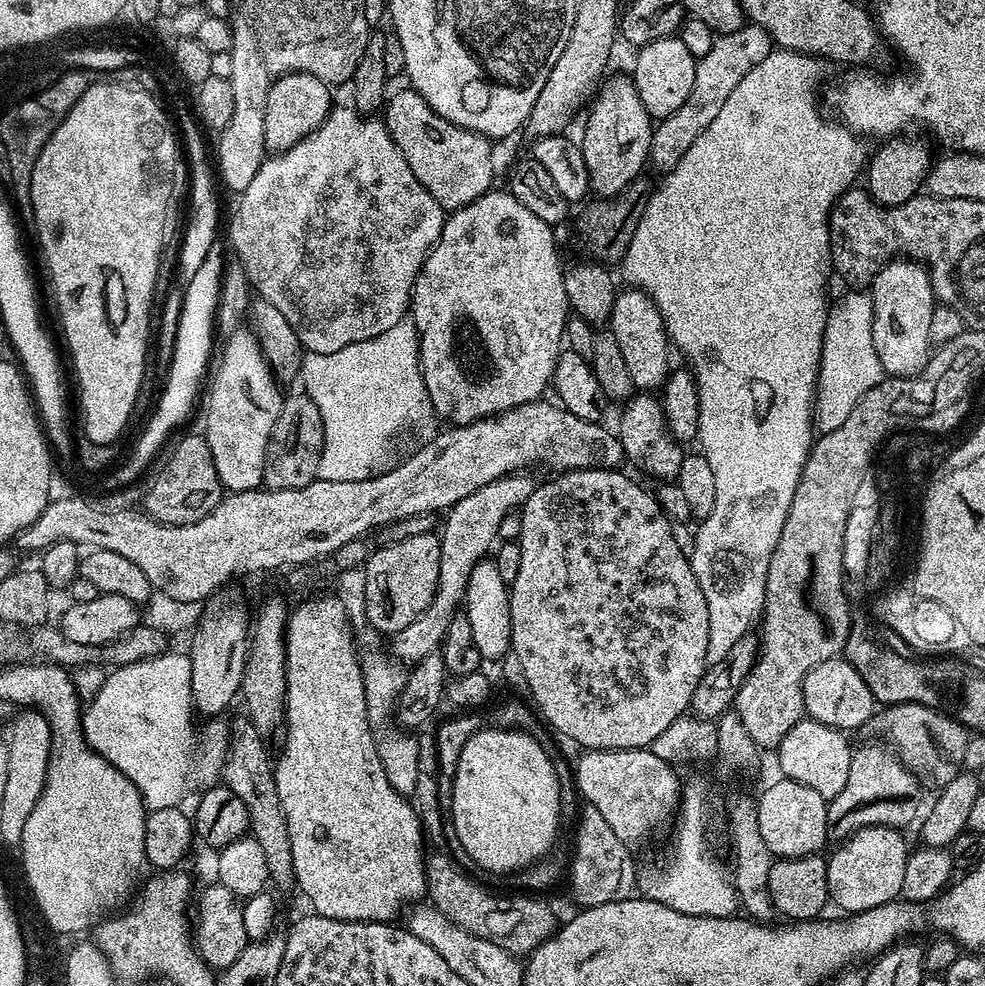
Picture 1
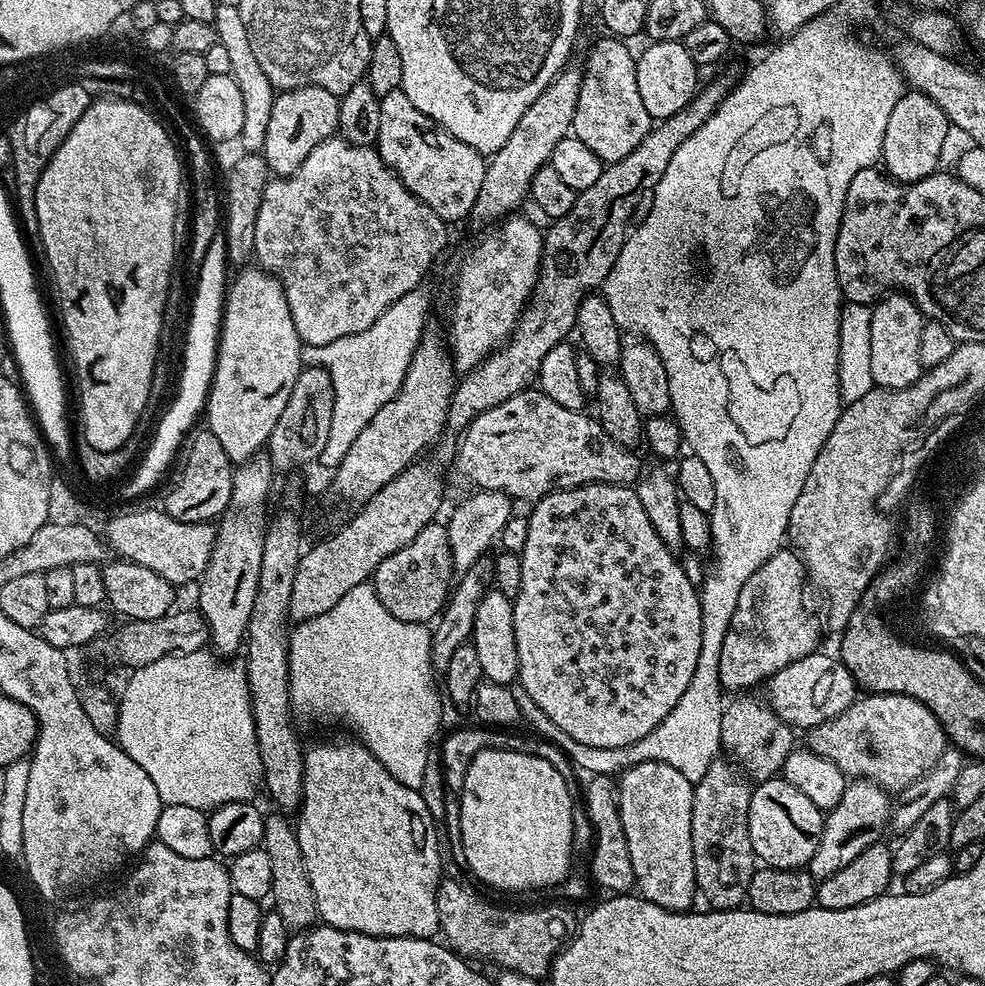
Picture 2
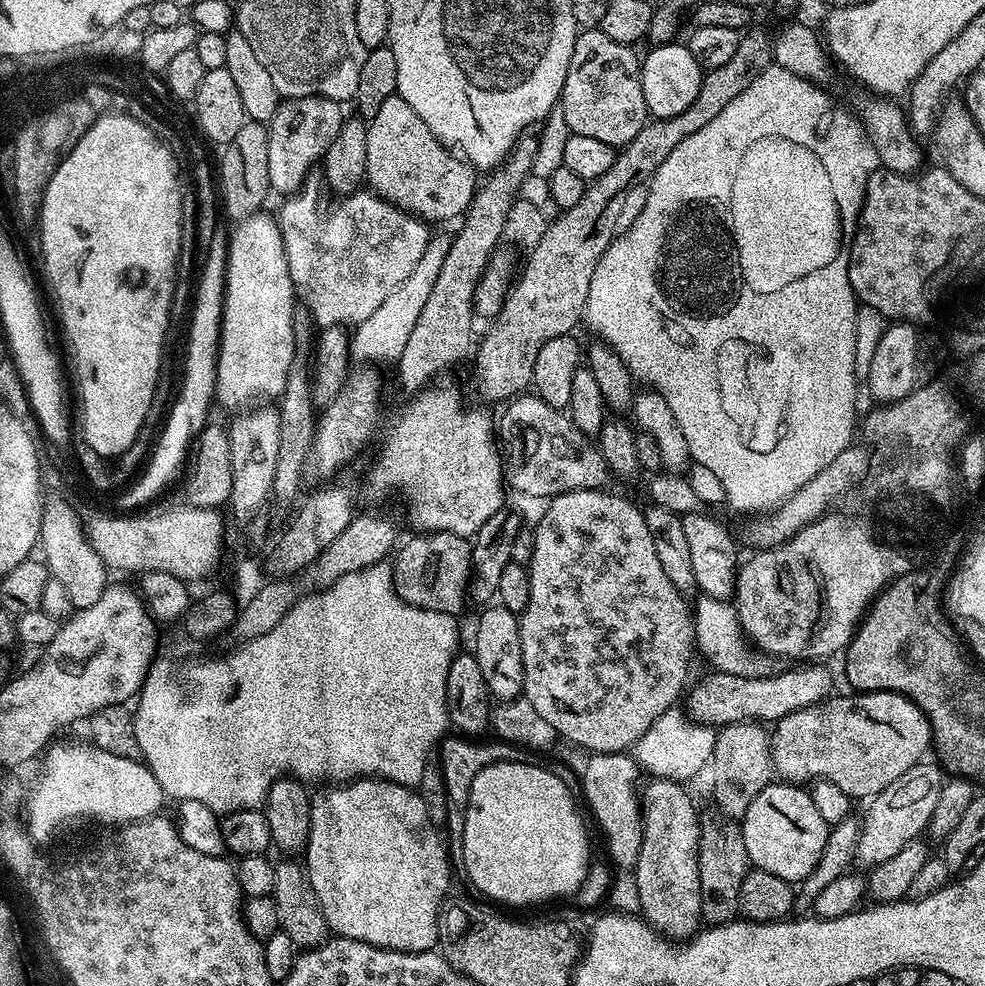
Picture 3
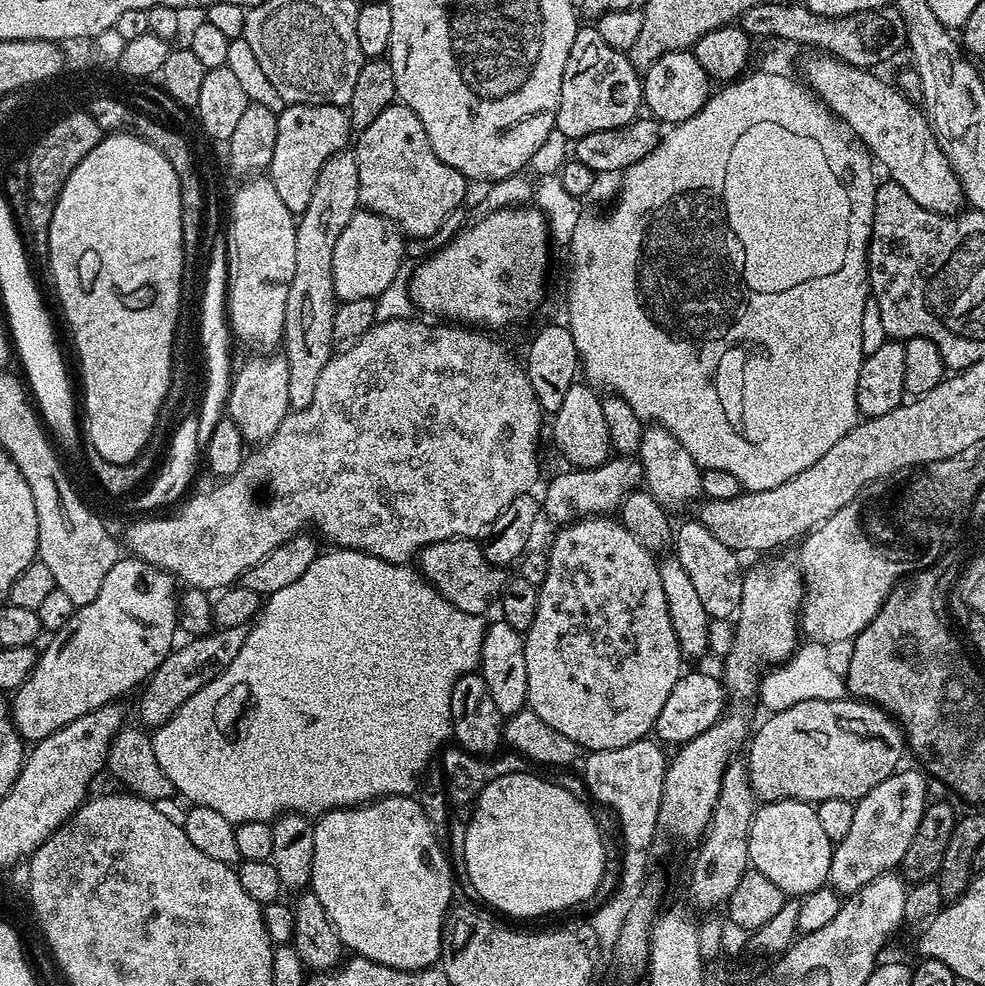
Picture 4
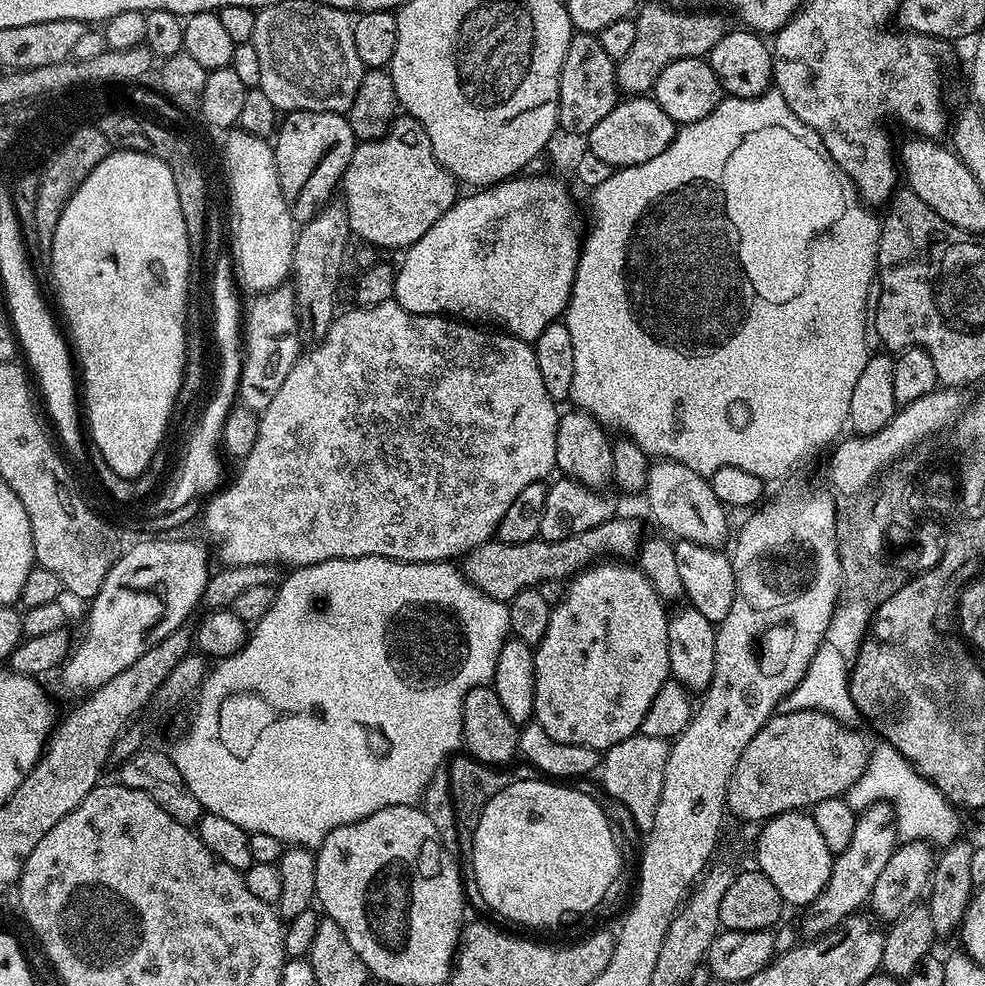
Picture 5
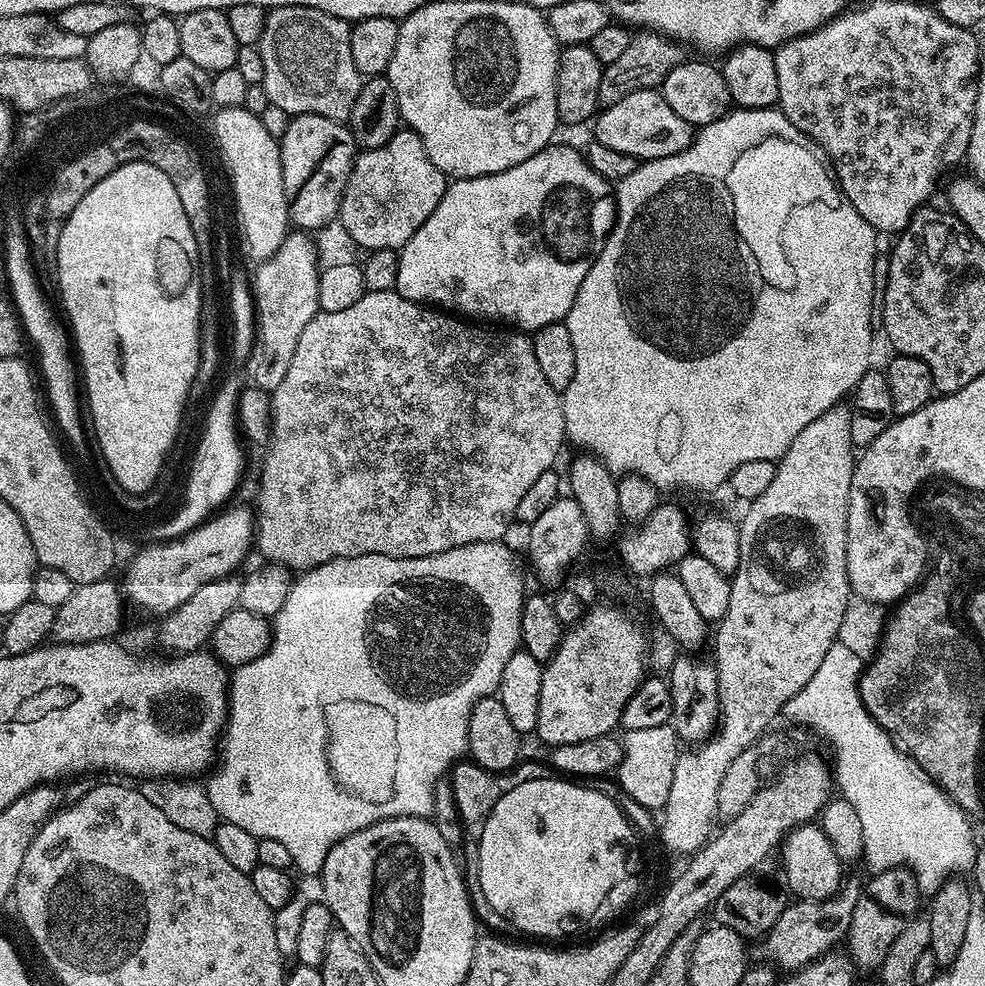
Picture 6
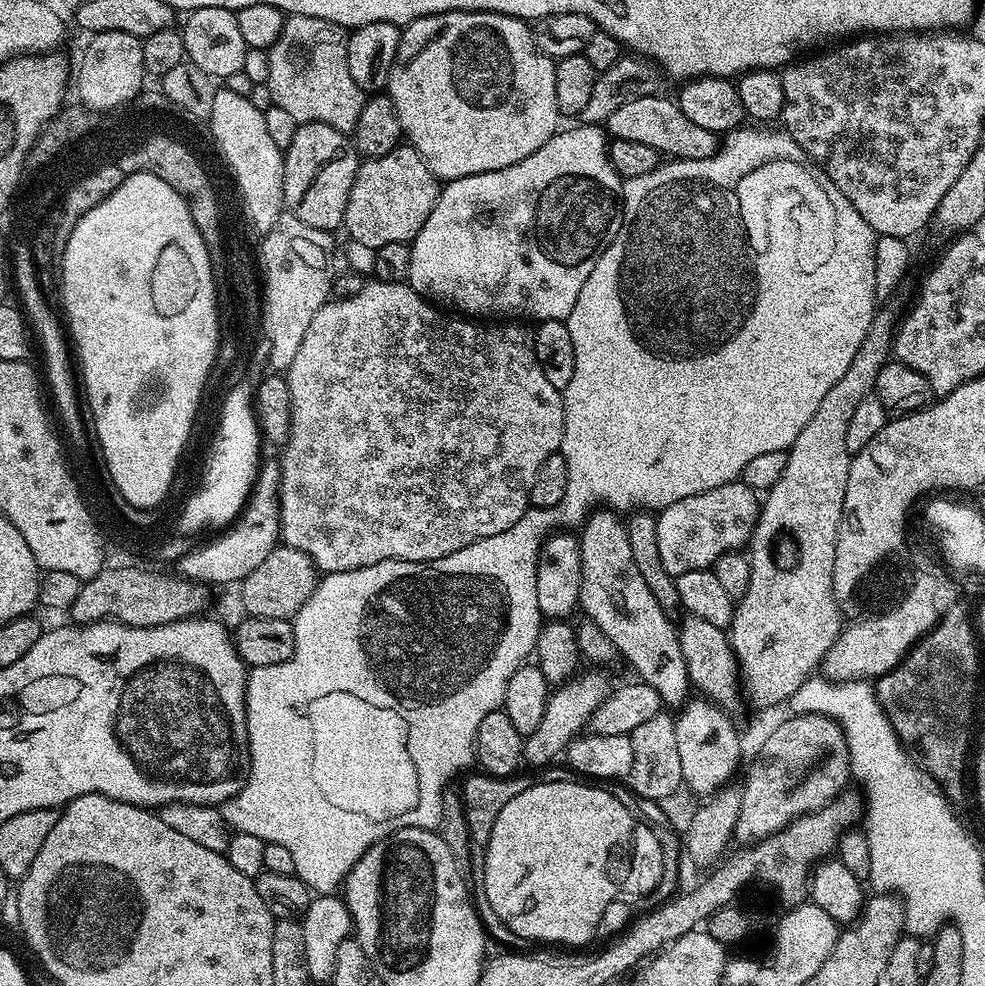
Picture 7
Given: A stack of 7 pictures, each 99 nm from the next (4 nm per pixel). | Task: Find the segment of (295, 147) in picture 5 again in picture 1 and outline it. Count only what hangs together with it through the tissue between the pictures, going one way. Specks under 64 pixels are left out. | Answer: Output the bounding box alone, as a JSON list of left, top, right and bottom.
[264,72,334,153]

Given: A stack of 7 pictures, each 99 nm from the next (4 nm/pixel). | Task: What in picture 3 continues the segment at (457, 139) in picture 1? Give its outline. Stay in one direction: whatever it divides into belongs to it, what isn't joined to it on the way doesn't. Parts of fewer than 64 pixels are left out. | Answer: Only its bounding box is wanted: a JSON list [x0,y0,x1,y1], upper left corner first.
[364,97,478,222]

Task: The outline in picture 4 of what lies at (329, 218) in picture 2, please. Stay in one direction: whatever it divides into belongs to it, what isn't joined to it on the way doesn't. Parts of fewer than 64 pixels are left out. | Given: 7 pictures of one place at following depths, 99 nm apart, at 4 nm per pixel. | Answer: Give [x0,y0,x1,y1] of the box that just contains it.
[332,210,405,301]

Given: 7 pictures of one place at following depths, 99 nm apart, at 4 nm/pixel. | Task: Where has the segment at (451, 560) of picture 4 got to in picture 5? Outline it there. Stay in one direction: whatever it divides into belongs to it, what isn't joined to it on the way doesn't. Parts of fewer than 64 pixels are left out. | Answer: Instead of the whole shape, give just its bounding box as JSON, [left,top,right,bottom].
[462,514,641,602]

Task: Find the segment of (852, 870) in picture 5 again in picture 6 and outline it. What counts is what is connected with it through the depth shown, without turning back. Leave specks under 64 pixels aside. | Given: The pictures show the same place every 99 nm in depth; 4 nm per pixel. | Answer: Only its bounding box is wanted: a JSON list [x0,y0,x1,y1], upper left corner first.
[767,879,861,970]

